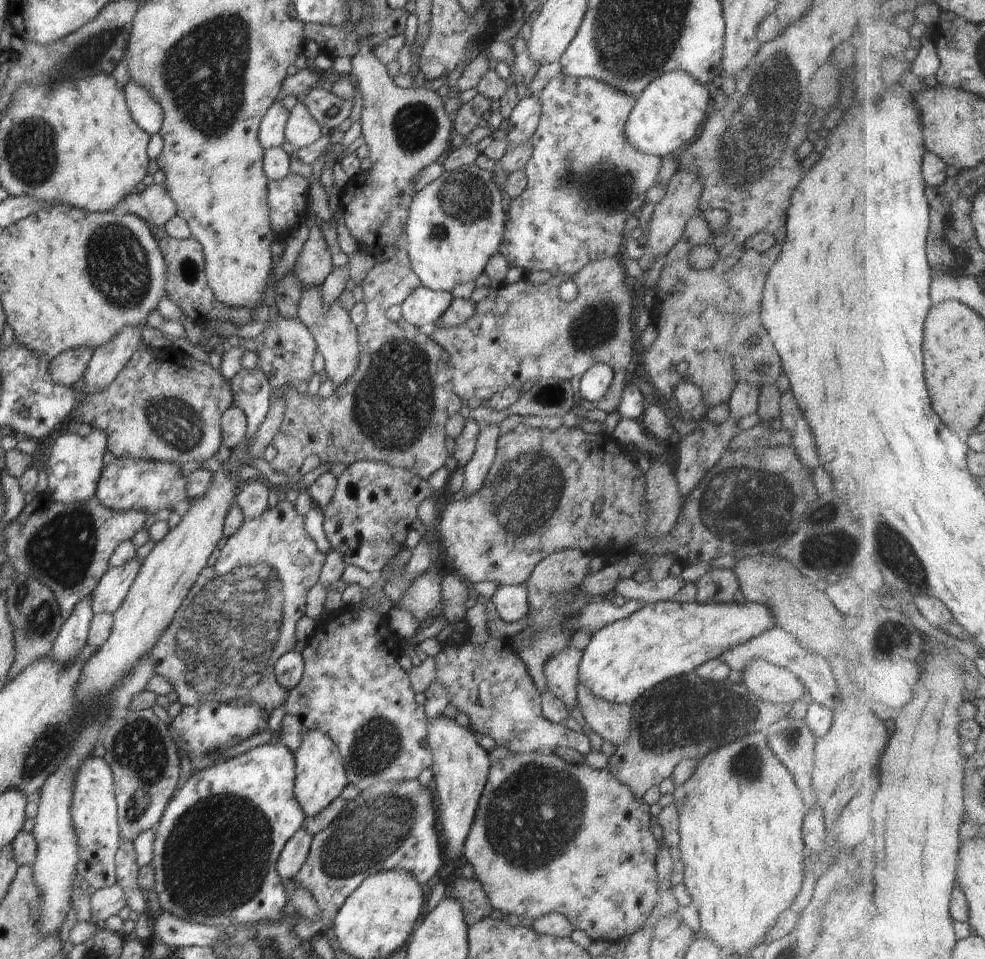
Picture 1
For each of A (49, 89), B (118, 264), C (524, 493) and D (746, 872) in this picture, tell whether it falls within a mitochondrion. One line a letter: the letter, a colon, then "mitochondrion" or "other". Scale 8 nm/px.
A: mitochondrion
B: mitochondrion
C: mitochondrion
D: other

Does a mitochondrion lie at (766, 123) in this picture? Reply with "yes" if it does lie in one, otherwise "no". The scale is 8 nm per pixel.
yes

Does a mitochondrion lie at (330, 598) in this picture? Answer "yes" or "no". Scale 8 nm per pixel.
no

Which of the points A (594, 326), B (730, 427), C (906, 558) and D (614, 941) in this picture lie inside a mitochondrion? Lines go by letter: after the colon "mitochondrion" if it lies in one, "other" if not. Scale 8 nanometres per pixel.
A: mitochondrion
B: other
C: mitochondrion
D: other

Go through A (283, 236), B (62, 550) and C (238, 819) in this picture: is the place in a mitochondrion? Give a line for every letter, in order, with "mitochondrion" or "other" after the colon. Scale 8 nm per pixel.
A: other
B: mitochondrion
C: mitochondrion

